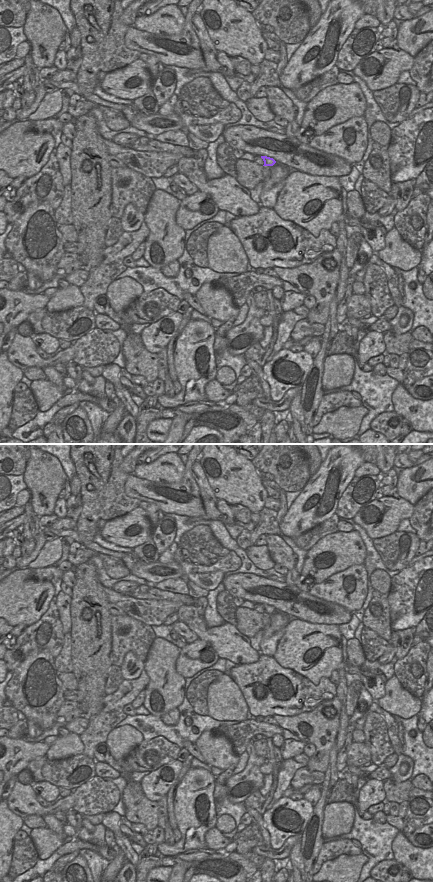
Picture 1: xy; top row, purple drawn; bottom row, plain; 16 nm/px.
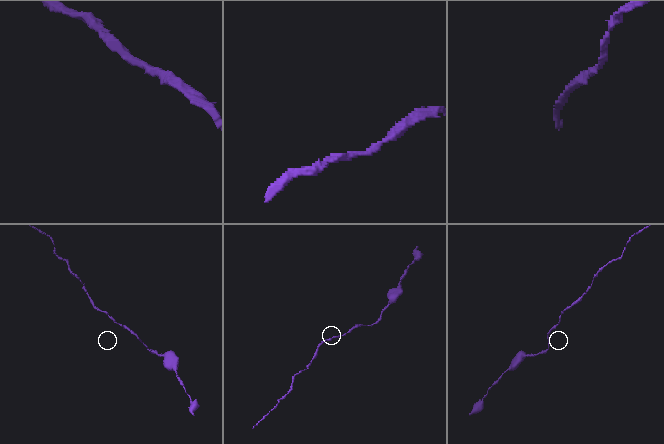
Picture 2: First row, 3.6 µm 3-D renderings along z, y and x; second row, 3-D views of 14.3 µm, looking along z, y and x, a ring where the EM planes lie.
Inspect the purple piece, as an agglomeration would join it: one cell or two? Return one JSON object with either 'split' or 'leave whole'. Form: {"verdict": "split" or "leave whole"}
{"verdict": "leave whole"}

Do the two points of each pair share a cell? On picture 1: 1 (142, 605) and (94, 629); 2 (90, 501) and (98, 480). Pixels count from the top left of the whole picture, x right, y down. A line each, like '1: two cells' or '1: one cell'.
1: two cells
2: one cell

